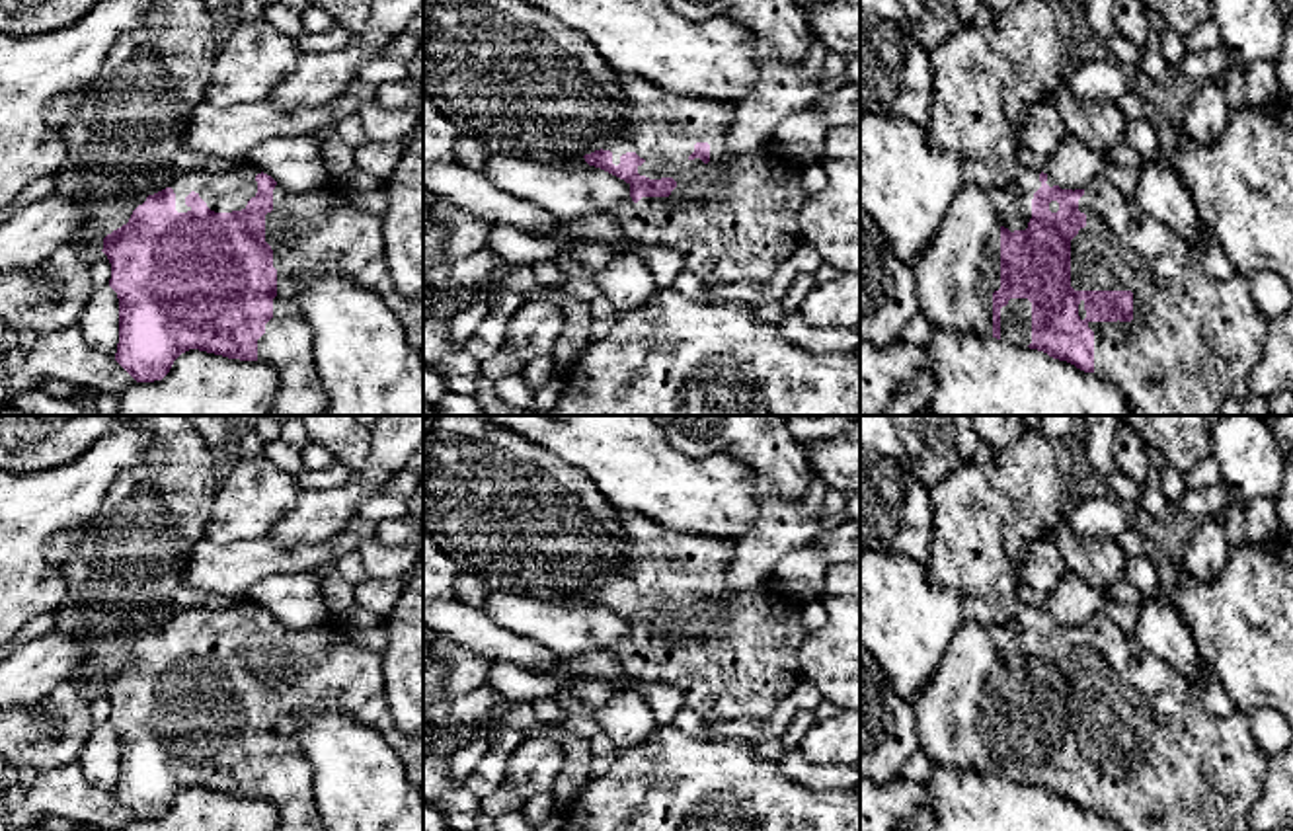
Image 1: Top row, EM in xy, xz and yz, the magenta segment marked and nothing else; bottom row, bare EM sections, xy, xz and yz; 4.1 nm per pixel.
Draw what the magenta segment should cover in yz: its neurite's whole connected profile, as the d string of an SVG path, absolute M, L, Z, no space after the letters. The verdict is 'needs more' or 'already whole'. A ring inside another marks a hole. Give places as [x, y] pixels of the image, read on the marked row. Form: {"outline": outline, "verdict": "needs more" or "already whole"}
{"outline": "M1020 168L1008 189L963 185L938 234L911 263L919 310L956 334L997 337L1067 361L1117 386L1131 416L1221 416L1236 380L1246 380L1266 345L1270 318L1236 273L1213 279L1174 230L1149 217L1106 176L1084 189L1061 189L1045 172Z", "verdict": "needs more"}

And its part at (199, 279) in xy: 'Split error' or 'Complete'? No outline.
Split error

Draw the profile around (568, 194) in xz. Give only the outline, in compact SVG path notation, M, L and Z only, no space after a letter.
M490 152L484 176L501 191L552 213L560 222L612 211L630 197L630 183L601 170L568 170L564 164Z

